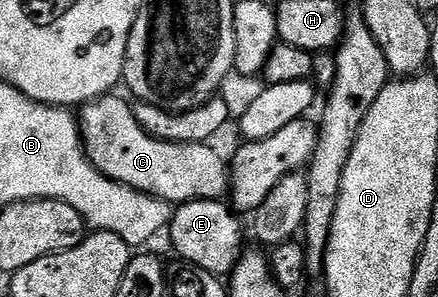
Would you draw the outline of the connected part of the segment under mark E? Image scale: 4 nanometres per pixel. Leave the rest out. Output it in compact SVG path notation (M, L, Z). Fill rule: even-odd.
M223 199L187 200L173 211L166 229L172 235L172 248L186 264L193 264L210 274L224 278L232 272L245 251L241 217Z

